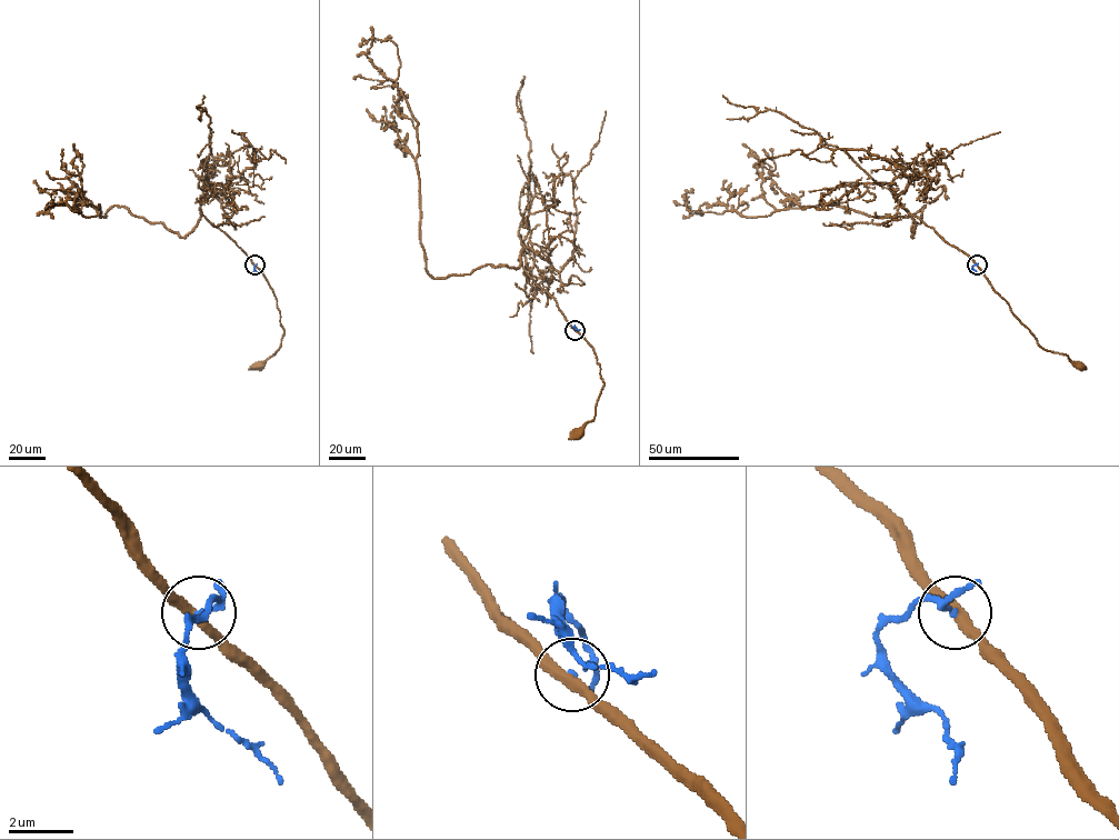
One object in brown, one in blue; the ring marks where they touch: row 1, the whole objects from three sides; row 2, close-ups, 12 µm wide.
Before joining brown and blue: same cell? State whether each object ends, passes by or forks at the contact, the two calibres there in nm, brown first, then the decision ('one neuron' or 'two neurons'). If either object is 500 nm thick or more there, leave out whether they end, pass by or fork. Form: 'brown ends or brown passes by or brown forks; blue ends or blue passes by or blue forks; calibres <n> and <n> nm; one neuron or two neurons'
brown passes by; blue passes by; calibres 320 and 100 nm; two neurons

